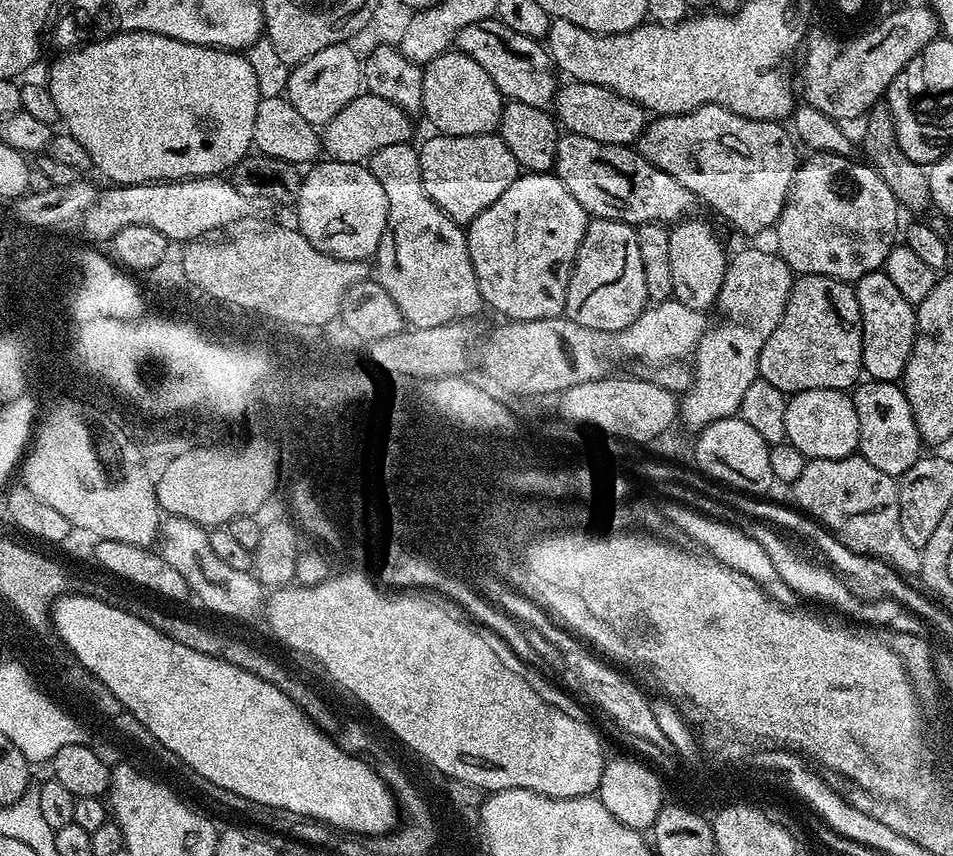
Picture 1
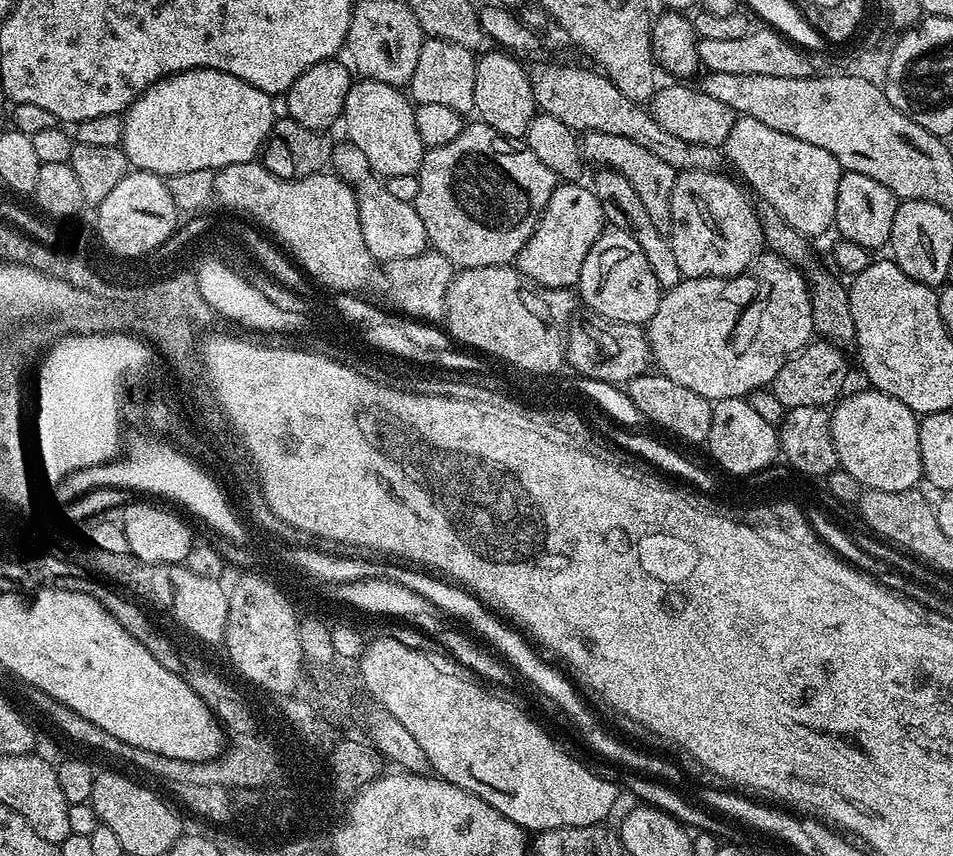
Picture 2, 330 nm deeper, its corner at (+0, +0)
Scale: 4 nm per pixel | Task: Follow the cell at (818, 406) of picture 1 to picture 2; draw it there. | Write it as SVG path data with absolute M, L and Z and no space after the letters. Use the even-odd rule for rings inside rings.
M875 390L853 392L845 395L831 409L830 415L837 465L847 474L852 474L865 489L901 492L916 488L921 483L924 471L922 470L922 450L918 446L920 421L917 413L911 412L902 402L898 402L898 398Z

